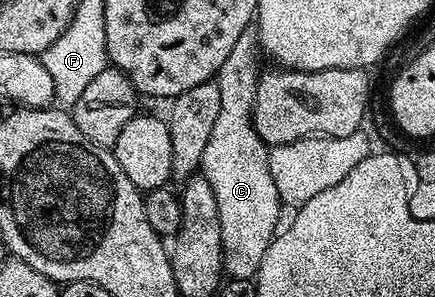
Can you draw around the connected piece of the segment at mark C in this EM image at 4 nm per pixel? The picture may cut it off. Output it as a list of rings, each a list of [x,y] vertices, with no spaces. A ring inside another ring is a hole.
[[[249,27],[226,55],[214,80],[222,95],[222,108],[214,122],[206,151],[202,151],[199,172],[214,187],[214,199],[218,199],[218,219],[222,219],[222,243],[224,244],[224,273],[237,281],[255,278],[260,269],[262,255],[270,247],[281,224],[280,196],[274,187],[274,178],[268,166],[269,146],[258,135],[252,122],[252,104],[256,94],[256,53],[258,33]]]

